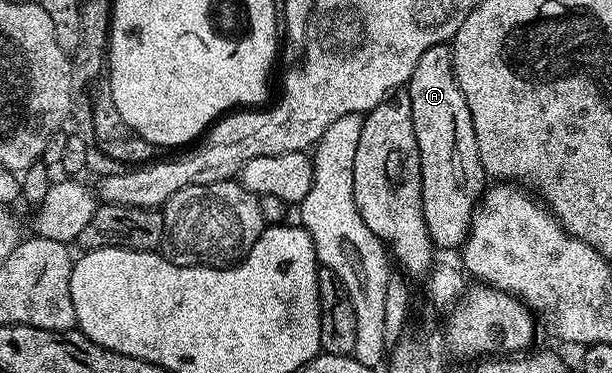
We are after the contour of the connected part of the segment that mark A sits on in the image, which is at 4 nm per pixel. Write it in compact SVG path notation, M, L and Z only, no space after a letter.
M449 44L428 47L428 51L424 51L424 55L420 55L420 63L416 63L416 71L412 71L408 82L408 90L410 89L408 100L412 107L412 123L416 131L416 143L420 147L424 223L439 250L457 250L466 240L466 236L470 233L470 220L474 209L482 200L482 194L488 185L488 178L482 169L480 155L476 147L476 131L472 127L472 115L468 111L464 91L460 91L460 83L456 83L450 50Z

